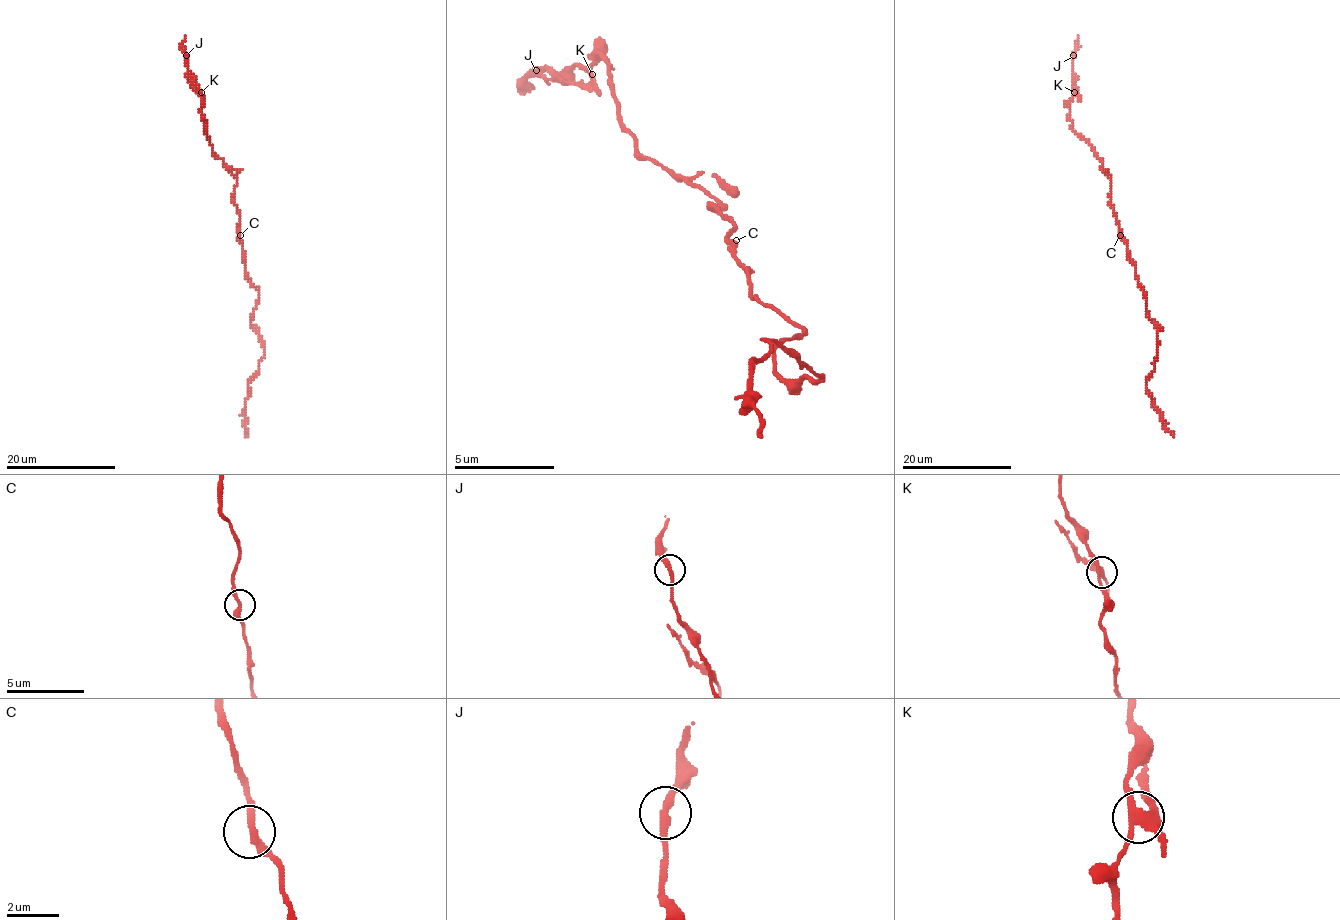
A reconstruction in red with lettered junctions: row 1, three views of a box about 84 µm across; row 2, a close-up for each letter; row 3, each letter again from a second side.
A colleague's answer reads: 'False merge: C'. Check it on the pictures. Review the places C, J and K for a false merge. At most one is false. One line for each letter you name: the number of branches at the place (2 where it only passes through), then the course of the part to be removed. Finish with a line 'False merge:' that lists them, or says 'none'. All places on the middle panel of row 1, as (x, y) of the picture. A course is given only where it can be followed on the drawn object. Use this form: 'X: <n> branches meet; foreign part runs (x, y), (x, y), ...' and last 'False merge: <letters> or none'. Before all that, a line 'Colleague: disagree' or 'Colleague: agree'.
Colleague: disagree
K: 4 branches meet; foreign part runs (591, 75), (571, 85), (531, 75)
False merge: K

